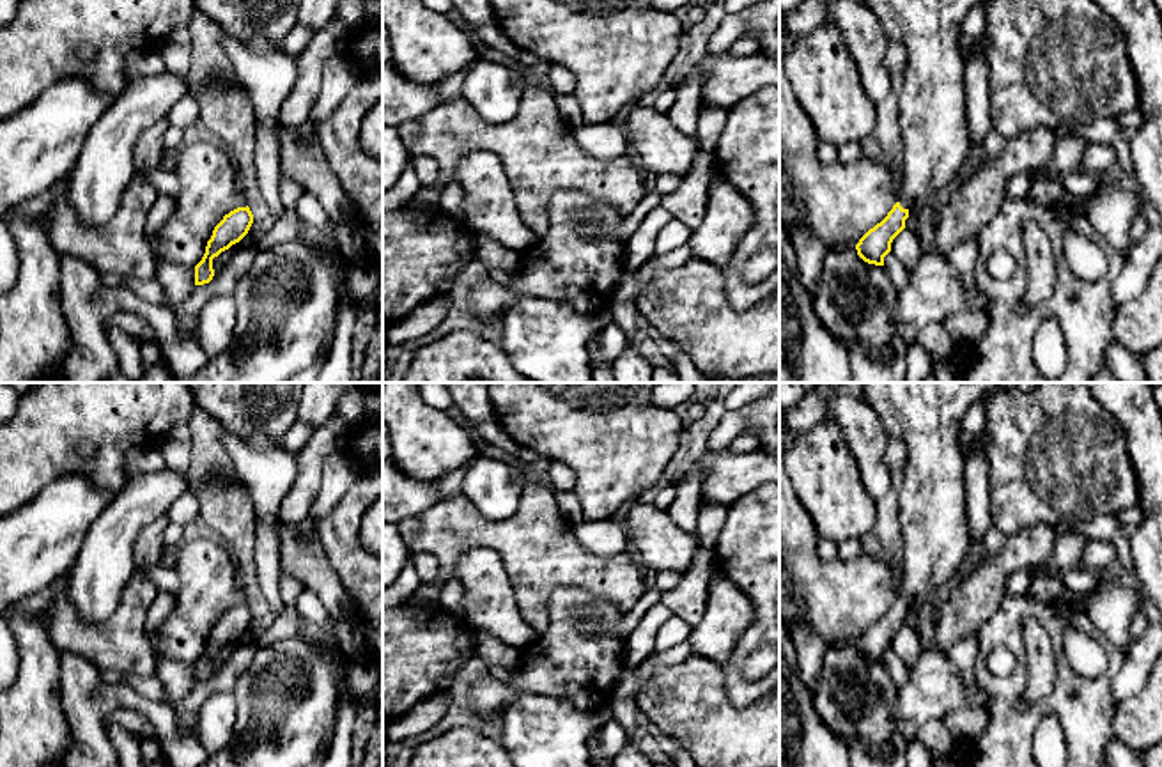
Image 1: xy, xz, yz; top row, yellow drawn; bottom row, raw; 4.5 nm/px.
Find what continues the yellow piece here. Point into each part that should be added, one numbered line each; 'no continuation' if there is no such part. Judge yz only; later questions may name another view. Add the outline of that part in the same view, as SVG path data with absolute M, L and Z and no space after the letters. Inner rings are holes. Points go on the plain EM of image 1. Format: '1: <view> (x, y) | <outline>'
1: yz (927, 417) | M861 383L863 400L889 438L907 446L900 523L903 606L942 595L972 556L965 517L965 457L960 446L969 406L997 383Z

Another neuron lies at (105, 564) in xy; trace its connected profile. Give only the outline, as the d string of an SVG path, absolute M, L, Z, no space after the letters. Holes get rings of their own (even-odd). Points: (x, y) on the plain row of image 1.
M172 468L126 480L92 523L67 576L67 599L80 620L105 622L115 613L138 570L133 562L138 531L165 515L188 489L186 473Z

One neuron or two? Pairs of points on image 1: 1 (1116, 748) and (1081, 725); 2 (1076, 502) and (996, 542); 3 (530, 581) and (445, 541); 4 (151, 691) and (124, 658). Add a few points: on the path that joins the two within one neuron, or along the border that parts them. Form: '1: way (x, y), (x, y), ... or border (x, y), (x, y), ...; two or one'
1: border (1115, 737), (1106, 748); two
2: border (992, 525), (1007, 535); two
3: way (518, 558), (496, 537), (468, 537); one
4: border (154, 674), (114, 677); two

